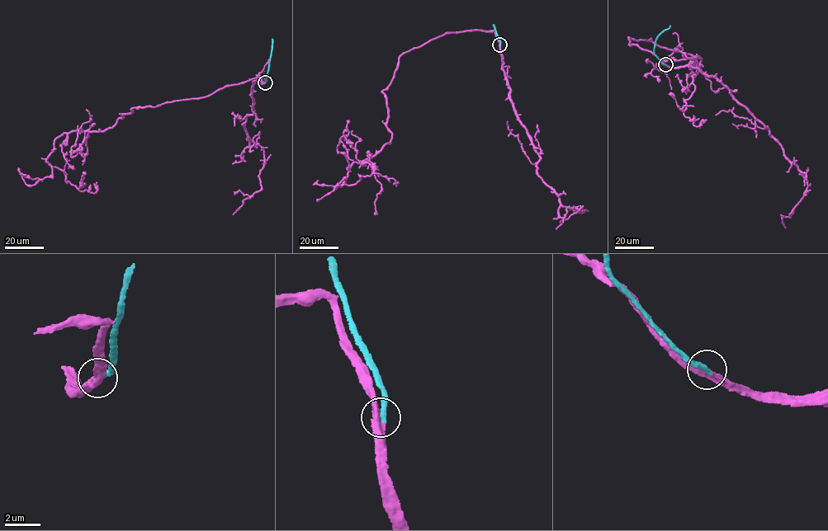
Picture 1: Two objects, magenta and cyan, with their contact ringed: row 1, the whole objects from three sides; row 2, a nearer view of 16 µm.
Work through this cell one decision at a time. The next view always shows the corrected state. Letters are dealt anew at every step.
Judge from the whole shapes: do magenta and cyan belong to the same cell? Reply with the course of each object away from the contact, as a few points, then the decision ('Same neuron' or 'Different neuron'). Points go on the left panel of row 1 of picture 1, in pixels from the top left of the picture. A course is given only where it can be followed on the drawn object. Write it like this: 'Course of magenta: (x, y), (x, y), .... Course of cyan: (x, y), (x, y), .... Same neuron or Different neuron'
Course of magenta: (264, 82), (133, 108), (111, 127), (57, 138), (46, 160), (78, 190), (95, 193), (96, 181). Course of cyan: (264, 82), (272, 39). Same neuron

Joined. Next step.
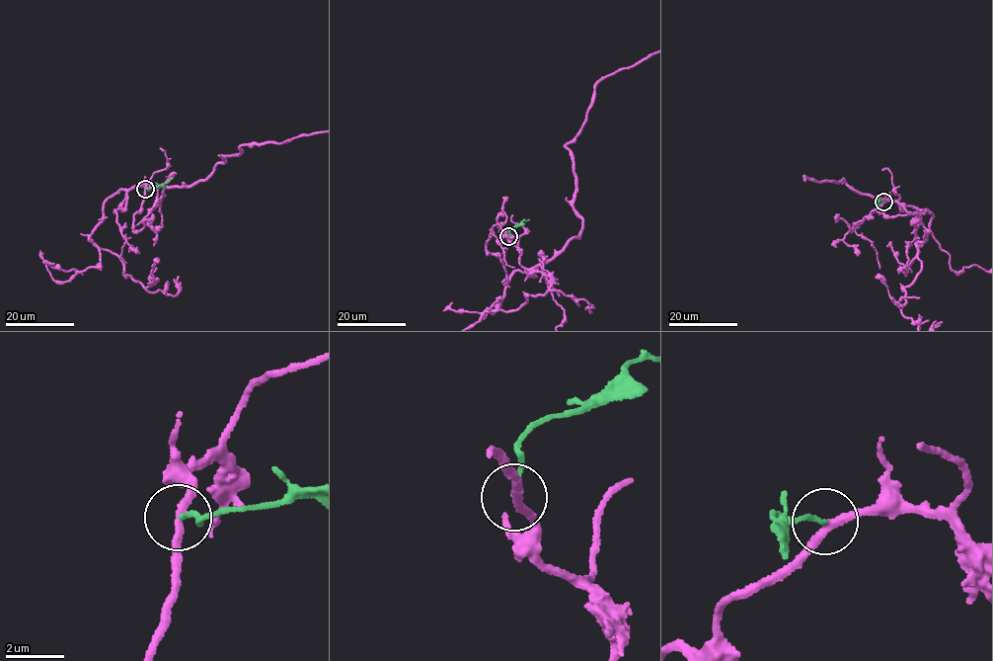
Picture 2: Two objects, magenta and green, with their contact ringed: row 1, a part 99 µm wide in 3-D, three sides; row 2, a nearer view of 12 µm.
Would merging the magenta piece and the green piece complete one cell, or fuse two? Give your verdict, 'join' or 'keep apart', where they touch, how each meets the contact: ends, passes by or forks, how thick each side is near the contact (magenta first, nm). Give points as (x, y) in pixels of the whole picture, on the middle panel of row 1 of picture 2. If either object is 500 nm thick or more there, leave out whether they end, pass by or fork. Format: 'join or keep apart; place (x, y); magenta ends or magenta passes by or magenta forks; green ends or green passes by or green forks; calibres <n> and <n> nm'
join; place (508, 236); magenta passes by; green ends; calibres 260 and 150 nm

